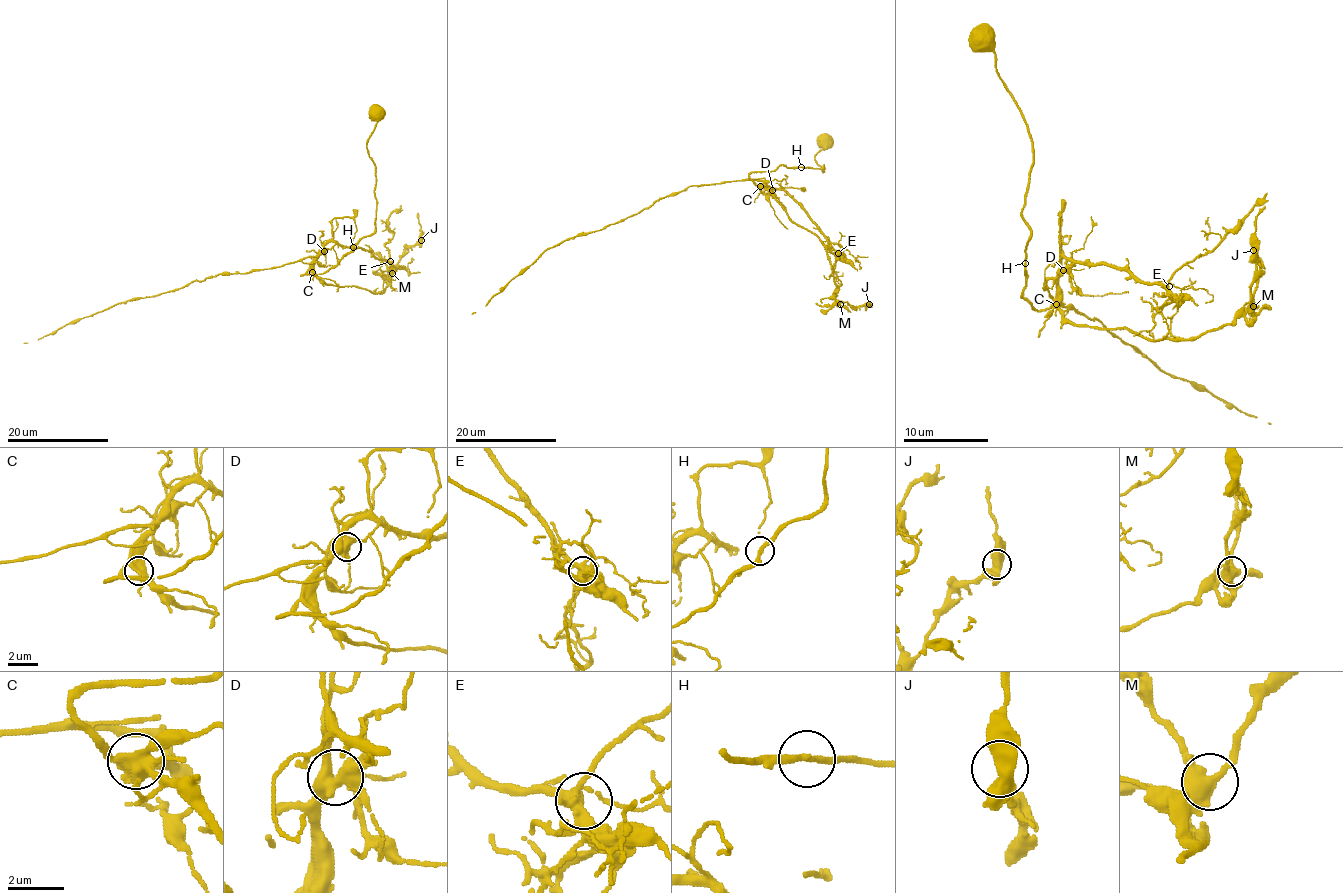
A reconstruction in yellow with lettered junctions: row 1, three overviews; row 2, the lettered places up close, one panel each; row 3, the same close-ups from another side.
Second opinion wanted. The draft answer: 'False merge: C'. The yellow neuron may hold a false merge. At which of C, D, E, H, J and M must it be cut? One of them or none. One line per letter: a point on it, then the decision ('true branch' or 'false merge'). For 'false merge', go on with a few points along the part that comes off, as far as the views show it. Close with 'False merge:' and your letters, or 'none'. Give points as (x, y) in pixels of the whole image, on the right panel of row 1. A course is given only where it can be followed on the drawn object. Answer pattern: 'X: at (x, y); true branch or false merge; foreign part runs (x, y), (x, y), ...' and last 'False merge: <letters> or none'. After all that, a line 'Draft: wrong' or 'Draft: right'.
C: at (1056, 304); true branch
D: at (1063, 270); true branch
E: at (1169, 286); true branch
H: at (1025, 263); true branch
J: at (1253, 250); true branch
M: at (1253, 306); true branch
False merge: none
Draft: wrong

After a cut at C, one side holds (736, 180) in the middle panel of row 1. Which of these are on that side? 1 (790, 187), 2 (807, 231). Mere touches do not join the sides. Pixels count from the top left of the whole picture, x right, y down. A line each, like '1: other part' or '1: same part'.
1: same part
2: other part

